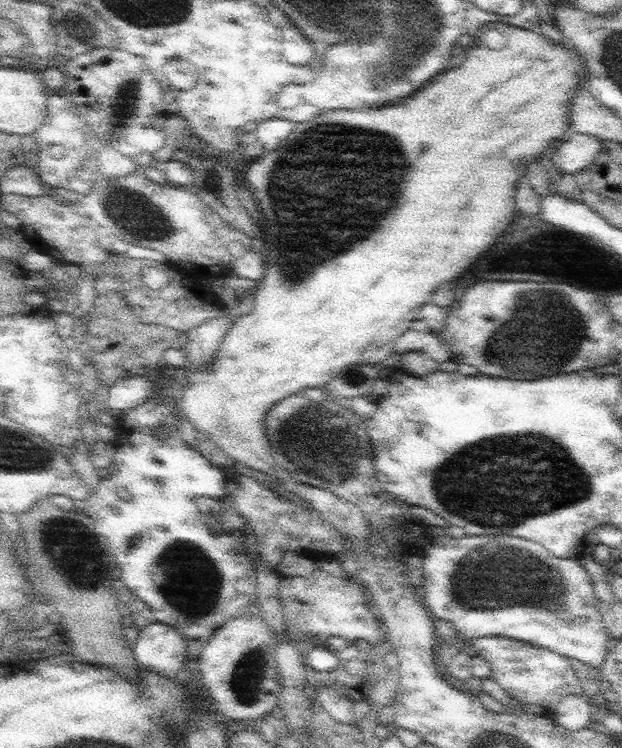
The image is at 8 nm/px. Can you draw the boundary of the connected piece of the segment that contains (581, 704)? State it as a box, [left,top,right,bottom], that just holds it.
[554,694,598,730]

